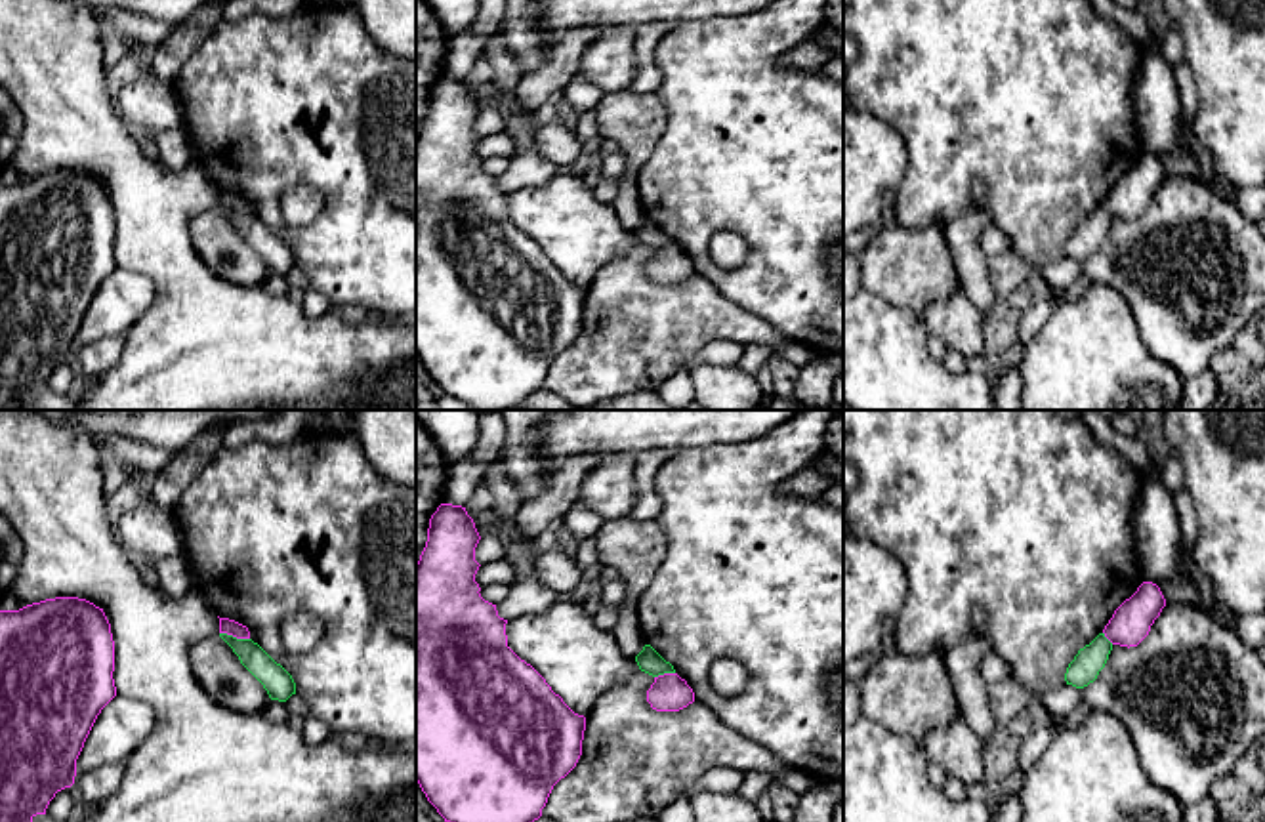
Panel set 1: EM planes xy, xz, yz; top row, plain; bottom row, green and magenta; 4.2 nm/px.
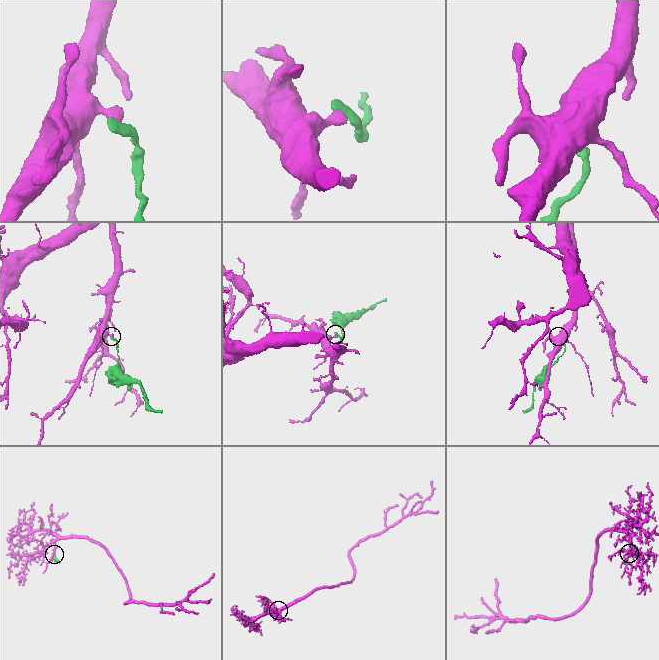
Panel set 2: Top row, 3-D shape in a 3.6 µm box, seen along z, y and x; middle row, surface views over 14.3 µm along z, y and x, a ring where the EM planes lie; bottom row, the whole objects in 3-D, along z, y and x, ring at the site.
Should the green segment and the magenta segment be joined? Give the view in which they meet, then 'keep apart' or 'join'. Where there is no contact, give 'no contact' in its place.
xy | keep apart

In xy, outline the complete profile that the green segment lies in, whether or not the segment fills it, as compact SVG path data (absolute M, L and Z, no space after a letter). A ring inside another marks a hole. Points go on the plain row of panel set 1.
M219 206L219 210L233 221L240 236L263 257L271 273L286 275L296 267L292 248L258 216L252 212L237 212L227 206Z

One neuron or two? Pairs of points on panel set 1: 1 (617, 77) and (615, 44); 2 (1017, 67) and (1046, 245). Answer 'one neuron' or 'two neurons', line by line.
1: one neuron
2: one neuron

